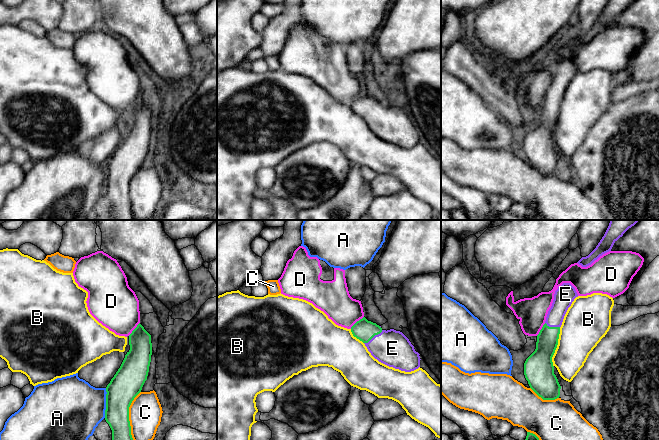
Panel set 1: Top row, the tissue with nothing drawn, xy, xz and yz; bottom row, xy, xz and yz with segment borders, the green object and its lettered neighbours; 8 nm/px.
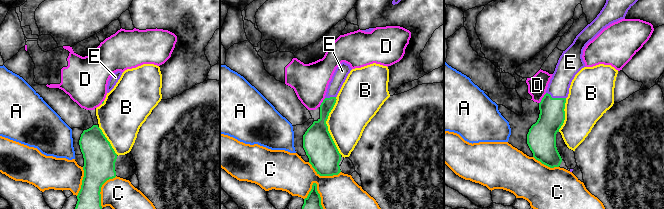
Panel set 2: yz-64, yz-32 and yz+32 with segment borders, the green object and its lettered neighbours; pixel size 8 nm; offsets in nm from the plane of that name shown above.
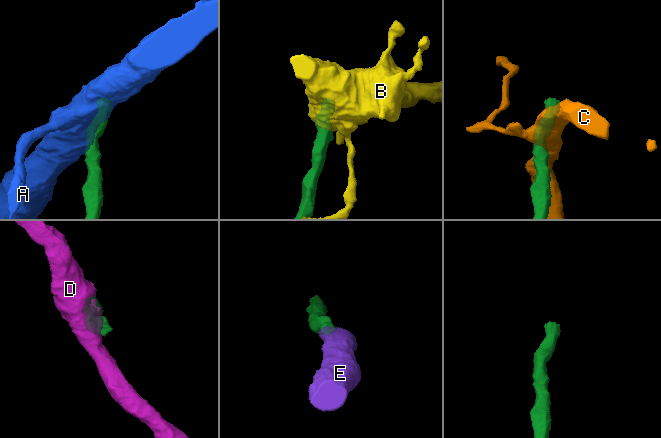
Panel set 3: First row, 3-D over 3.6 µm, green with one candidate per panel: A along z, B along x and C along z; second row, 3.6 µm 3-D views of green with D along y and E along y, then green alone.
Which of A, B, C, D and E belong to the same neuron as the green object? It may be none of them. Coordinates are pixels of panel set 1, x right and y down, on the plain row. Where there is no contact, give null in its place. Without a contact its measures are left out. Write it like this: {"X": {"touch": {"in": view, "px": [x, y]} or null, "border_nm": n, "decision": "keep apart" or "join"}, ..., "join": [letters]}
{"A": {"touch": {"in": "xy", "px": [106, 179]}, "border_nm": 240, "decision": "keep apart"}, "B": {"touch": {"in": "yz", "px": [556, 123]}, "border_nm": 320, "decision": "keep apart"}, "C": {"touch": {"in": "xy", "px": [128, 193]}, "border_nm": 420, "decision": "keep apart"}, "D": {"touch": {"in": "xz", "px": [356, 98]}, "border_nm": 150, "decision": "keep apart"}, "E": {"touch": {"in": "xz", "px": [373, 112]}, "border_nm": 190, "decision": "join"}, "join": ["E"]}

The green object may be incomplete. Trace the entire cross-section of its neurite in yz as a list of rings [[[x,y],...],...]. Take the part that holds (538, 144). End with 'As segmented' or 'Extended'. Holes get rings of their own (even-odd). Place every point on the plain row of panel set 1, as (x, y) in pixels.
[[[570,59],[558,63],[545,100],[537,111],[536,125],[524,139],[524,151],[530,164],[543,176],[555,176],[560,172],[561,162],[554,150],[552,133],[564,92],[576,73],[578,70]]]. Extended

